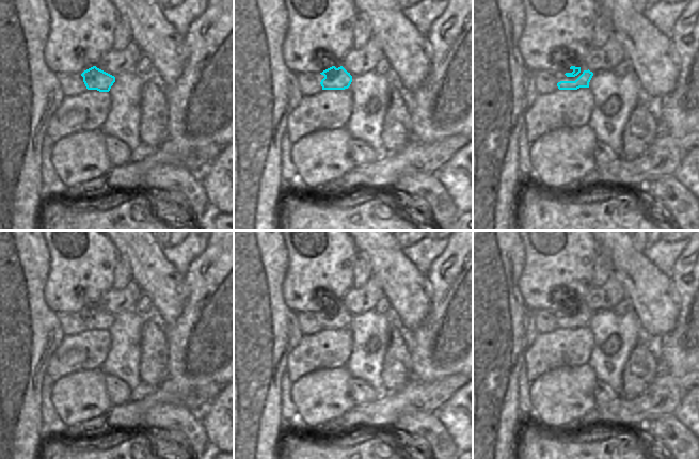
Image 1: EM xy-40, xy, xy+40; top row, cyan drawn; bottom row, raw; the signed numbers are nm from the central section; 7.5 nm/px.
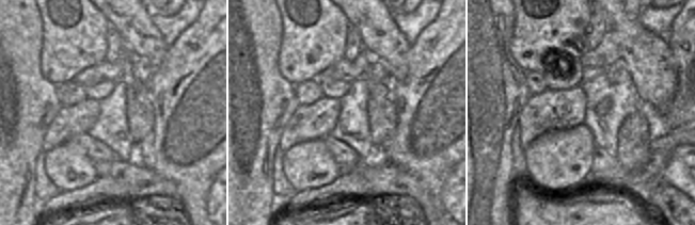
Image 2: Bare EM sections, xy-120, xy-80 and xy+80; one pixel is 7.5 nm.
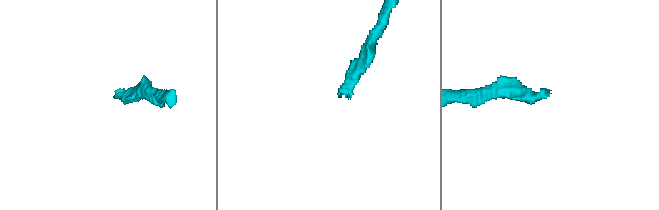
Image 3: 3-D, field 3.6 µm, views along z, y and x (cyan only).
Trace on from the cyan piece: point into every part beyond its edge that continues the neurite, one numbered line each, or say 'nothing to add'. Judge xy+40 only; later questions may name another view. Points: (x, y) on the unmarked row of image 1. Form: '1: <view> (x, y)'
1: xy+40 (559, 315)

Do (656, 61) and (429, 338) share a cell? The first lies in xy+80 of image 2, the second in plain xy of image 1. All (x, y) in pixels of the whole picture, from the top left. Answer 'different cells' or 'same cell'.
different cells

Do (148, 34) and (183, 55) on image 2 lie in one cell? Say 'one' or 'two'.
two

